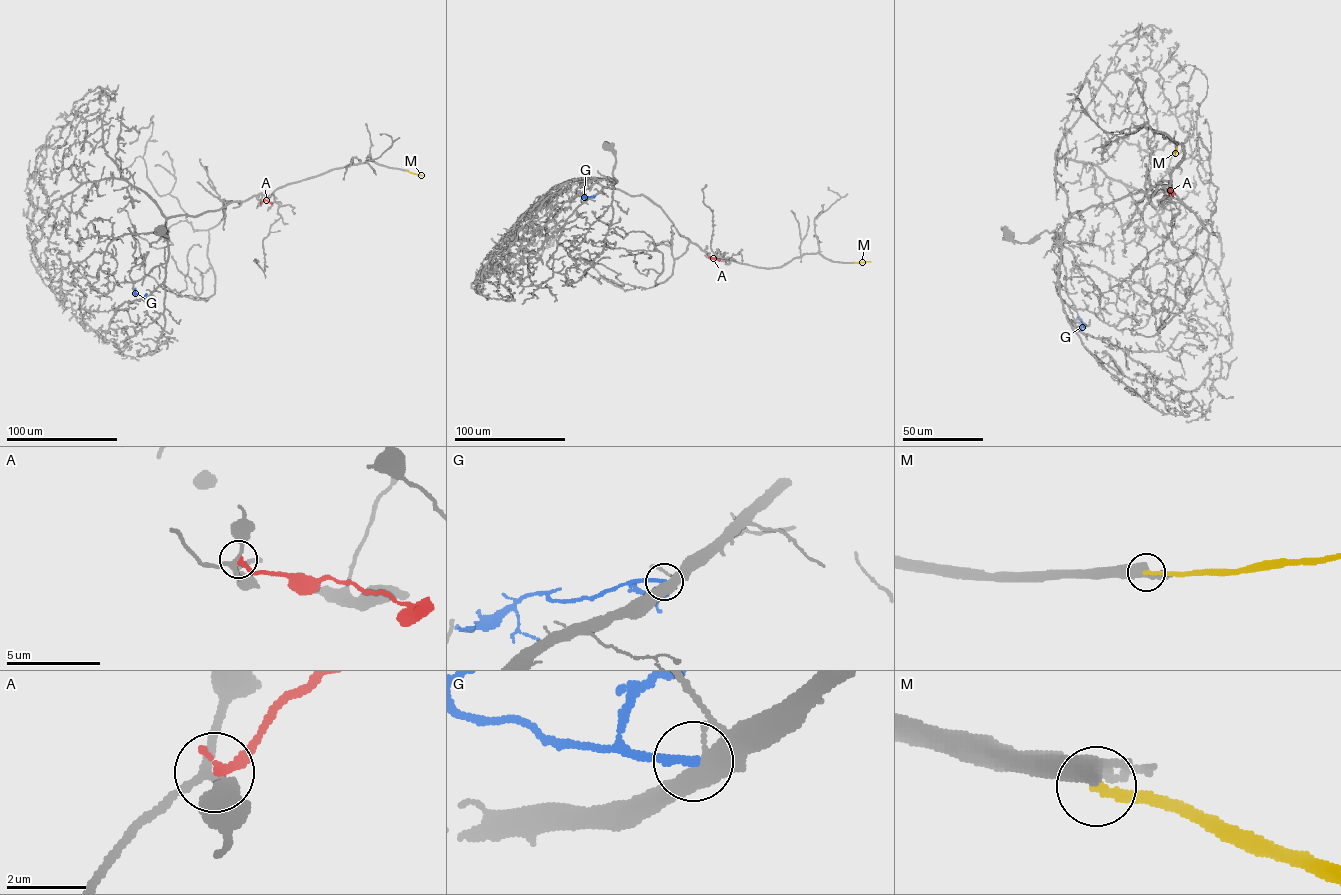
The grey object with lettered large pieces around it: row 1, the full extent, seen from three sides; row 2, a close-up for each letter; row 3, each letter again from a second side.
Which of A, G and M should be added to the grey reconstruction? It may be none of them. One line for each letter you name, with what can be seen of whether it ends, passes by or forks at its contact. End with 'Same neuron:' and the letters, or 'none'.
Same neuron: none

